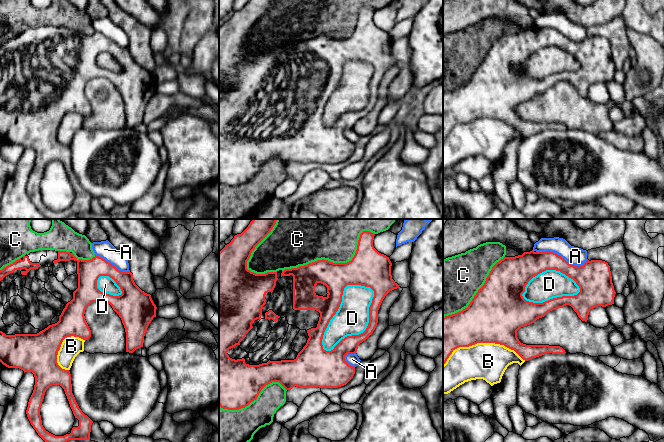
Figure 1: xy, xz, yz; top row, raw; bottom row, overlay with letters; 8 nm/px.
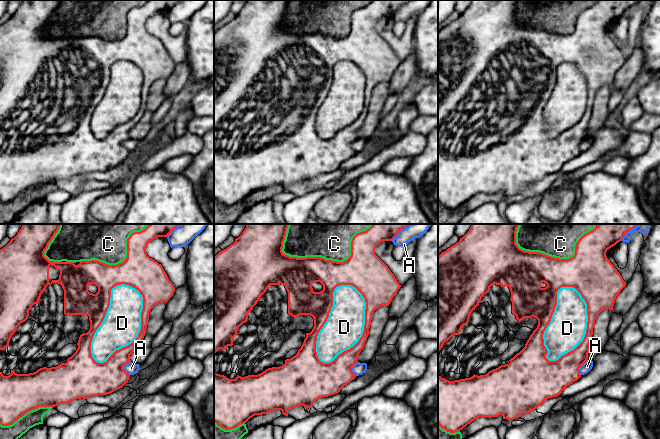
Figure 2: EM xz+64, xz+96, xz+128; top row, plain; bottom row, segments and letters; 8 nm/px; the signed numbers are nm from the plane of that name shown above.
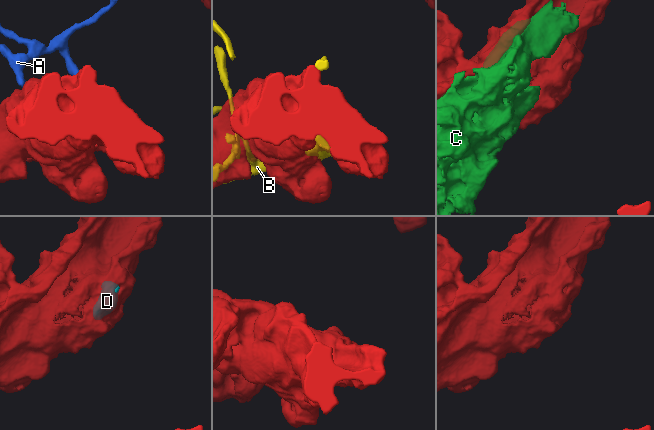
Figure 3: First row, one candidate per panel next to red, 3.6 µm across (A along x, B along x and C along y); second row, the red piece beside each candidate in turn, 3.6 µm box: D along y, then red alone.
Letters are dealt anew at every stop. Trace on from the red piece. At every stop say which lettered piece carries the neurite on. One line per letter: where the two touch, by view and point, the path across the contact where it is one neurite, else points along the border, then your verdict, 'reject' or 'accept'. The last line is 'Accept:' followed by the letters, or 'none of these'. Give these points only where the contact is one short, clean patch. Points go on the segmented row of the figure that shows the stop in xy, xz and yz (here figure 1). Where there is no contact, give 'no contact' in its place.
A: contact yz (561, 257); reject
B: contact yz (482, 342); reject
C: contact xz (336, 263); reject
D: contact xz (366, 328); reject
Accept: none of these

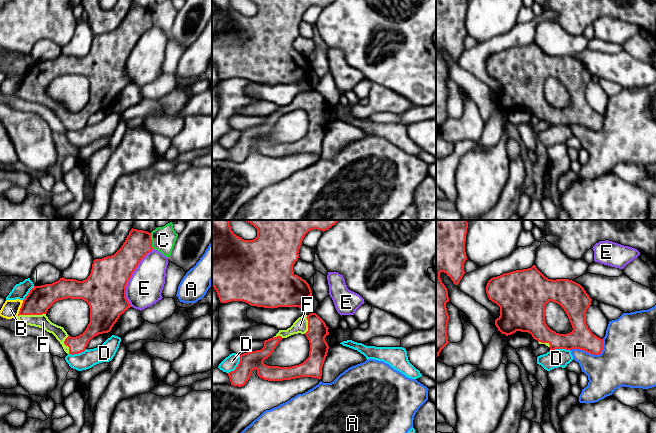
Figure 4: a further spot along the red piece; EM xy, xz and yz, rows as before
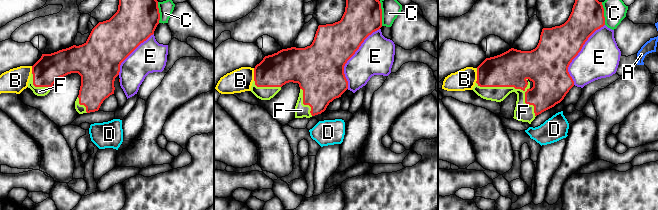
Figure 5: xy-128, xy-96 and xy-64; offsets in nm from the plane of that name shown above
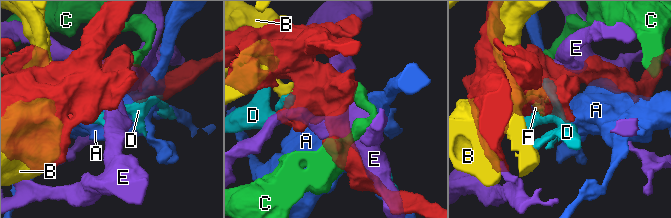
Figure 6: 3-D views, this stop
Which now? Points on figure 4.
A: contact yz (591, 353); reject
B: contact xy (20, 308); reject
C: contact xy (151, 241); reject
D: contact xz (237, 366); reject
E: contact xy (130, 277); reject
F: contact xy (31, 314); accept
Accept: F

